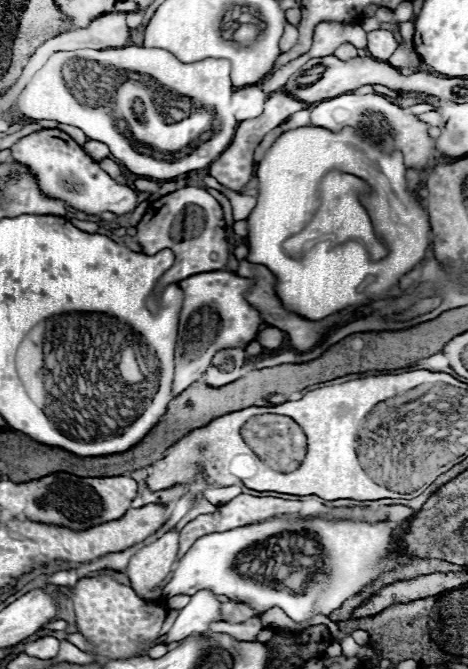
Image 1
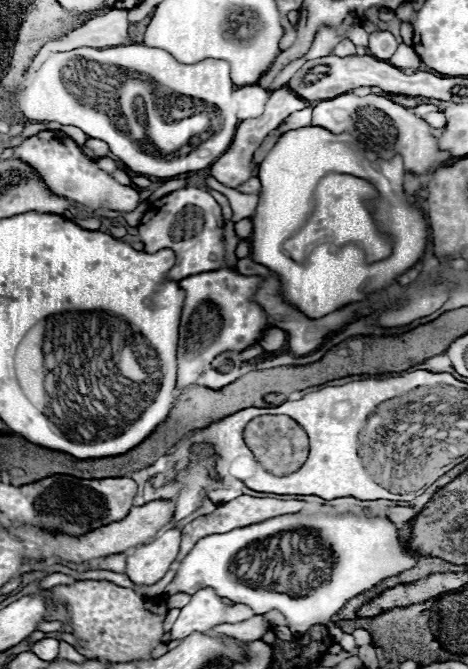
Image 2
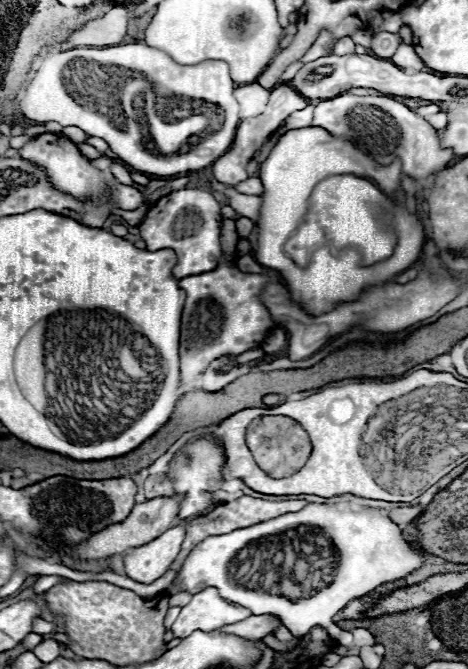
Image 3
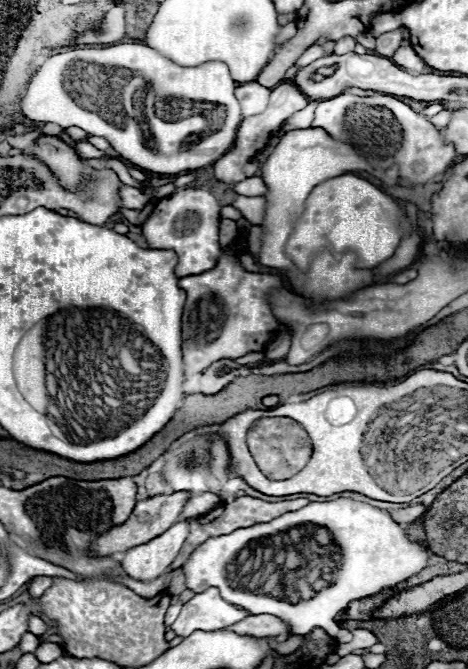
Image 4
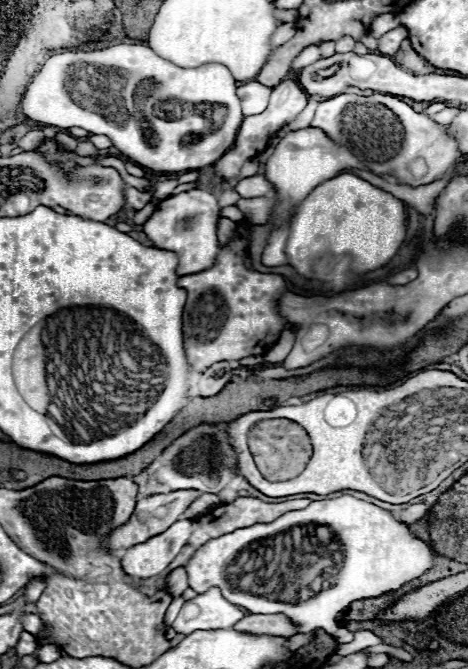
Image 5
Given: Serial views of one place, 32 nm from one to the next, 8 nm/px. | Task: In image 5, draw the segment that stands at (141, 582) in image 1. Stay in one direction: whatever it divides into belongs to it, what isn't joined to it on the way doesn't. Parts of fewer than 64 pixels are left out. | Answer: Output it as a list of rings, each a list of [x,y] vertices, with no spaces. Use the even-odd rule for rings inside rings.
[[[178,520],[166,532],[130,546],[122,556],[122,568],[128,576],[146,580],[160,576],[178,556],[192,532],[192,520]]]

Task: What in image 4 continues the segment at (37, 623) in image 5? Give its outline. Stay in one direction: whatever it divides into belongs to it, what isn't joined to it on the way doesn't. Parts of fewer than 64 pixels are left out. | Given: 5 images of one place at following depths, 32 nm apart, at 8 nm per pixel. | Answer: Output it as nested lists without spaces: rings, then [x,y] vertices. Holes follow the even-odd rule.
[[[32,616],[32,618],[30,618],[30,632],[32,632],[32,634],[42,636],[42,634],[46,634],[46,632],[50,632],[50,630],[52,630],[52,626],[46,624],[42,618],[38,618],[38,616]]]

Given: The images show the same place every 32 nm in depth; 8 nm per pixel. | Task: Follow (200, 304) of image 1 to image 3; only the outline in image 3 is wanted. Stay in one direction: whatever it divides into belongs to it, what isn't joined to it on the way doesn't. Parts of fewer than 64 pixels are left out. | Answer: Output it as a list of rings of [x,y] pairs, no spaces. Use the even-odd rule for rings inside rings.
[[[222,260],[216,270],[202,272],[180,280],[180,288],[186,290],[186,304],[182,312],[180,328],[180,382],[204,372],[212,360],[224,354],[242,354],[258,348],[268,332],[276,326],[266,312],[266,306],[258,300],[258,292],[270,282],[262,274],[244,274],[238,266]]]

